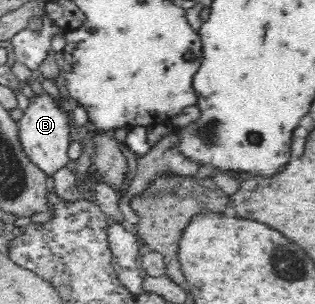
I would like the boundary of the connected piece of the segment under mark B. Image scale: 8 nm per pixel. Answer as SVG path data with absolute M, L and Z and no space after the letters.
M49 93L33 95L29 99L29 106L25 109L23 117L19 122L19 137L23 149L29 159L39 166L48 176L51 177L57 168L65 165L72 165L67 156L67 149L71 143L72 116L65 111L63 103Z

